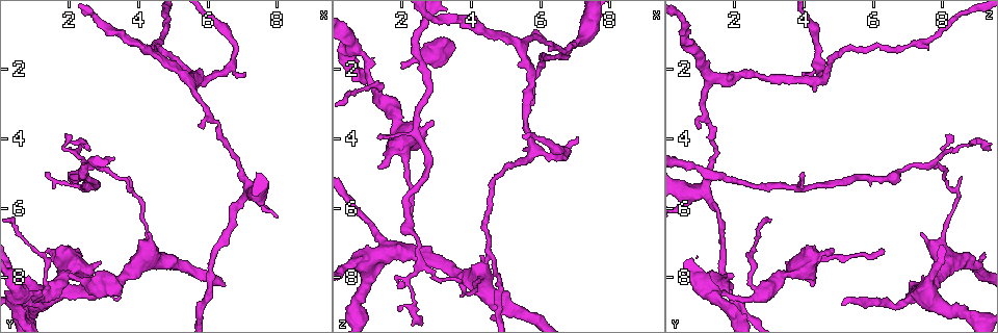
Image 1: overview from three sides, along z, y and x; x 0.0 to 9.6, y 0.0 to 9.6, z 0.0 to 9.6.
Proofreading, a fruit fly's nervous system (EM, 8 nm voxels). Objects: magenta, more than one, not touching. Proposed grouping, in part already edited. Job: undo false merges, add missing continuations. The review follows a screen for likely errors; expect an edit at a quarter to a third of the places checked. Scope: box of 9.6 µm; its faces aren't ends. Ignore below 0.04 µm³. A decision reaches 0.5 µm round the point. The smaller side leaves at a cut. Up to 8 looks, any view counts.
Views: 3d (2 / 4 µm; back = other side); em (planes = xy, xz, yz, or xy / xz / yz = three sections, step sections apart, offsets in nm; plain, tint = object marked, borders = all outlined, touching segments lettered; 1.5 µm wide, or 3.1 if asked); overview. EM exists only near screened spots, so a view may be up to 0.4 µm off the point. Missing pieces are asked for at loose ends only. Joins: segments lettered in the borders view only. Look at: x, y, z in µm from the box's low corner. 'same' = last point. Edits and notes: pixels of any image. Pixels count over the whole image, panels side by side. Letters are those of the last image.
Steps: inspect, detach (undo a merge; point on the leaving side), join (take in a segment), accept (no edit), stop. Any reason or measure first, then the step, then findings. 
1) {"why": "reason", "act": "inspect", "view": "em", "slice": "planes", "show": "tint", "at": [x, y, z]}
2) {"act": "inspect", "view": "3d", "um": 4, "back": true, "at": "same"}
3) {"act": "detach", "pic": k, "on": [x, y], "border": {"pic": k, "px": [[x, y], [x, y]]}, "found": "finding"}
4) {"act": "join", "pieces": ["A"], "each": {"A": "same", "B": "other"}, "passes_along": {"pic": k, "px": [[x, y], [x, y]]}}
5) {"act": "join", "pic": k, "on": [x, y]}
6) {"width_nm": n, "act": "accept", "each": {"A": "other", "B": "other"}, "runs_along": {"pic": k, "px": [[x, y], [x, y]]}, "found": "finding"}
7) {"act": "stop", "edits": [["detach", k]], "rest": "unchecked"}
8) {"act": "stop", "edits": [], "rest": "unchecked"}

{"why": "thin end", "act": "inspect", "view": "em", "slice": "planes", "show": "borders", "at": [2.45, 8.25, 4.25]}

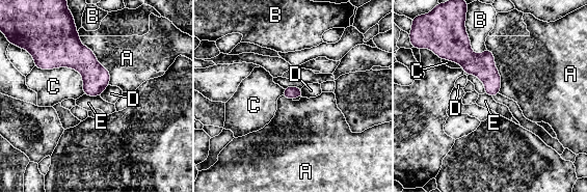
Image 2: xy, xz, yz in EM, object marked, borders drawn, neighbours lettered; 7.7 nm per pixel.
{"longest_contact_nm": ["A", 440], "act": "accept", "each": {"A": "other", "B": "other", "C": "other", "D": "other", "E": "other"}, "runs_along": {"pic": 2, "px": [[460, 40], [492, 92]]}, "found": "no lettered segment goes on from it"}

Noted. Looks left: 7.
{"why": "a fork", "act": "inspect", "view": "3d", "um": 4, "at": [2.55, 4.85, 7.60]}

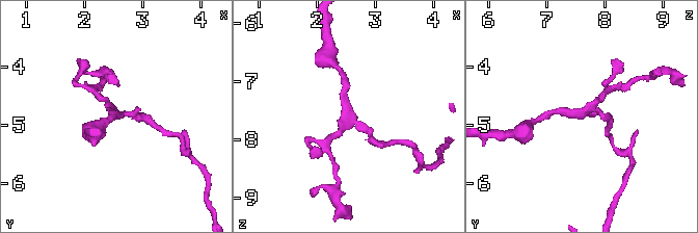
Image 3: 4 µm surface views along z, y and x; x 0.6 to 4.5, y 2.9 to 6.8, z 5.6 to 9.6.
{"act": "inspect", "view": "em", "slice": "xz", "step": 8, "show": "tint", "at": [2.60, 4.85, 7.70]}

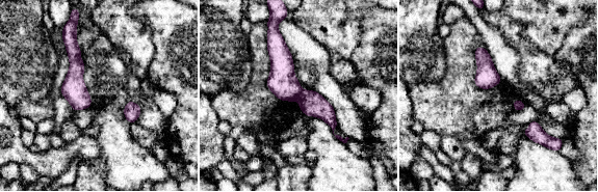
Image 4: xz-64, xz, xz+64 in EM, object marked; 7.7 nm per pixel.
{"act": "inspect", "view": "em", "slice": "xz", "step": 8, "show": "borders", "at": "same"}

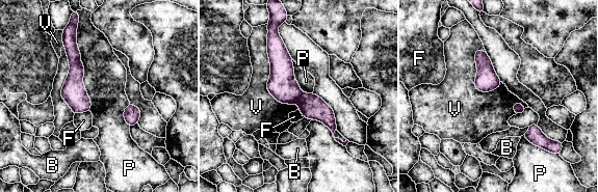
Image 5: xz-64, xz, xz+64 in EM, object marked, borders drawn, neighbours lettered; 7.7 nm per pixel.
{"width_nm": 170, "act": "detach", "pic": 5, "on": [283, 87], "each": {"B": "other", "F": "other", "P": "other", "V": "other"}, "border": {"pic": 5, "px": [[302, 93], [297, 102]]}, "found": "two cells meet here"}

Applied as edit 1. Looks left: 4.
{"why": "end of a long branch", "act": "inspect", "view": "em", "slice": "planes", "show": "borders", "at": [2.05, 8.05, 1.95]}

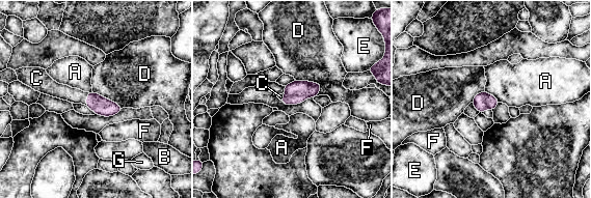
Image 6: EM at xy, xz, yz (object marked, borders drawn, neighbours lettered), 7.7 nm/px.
{"act": "join", "pieces": ["C"], "each": {"A": "other", "B": "other", "C": "same", "D": "other", "E": "other", "F": "other", "G": "other"}, "passes_along": {"pic": 6, "px": [[102, 106], [87, 98], [61, 91]]}, "found": "the cell continues"}

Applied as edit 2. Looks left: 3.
{"act": "stop", "edits": [["detach", 5], ["join", 6]], "rest": "unchecked"}

